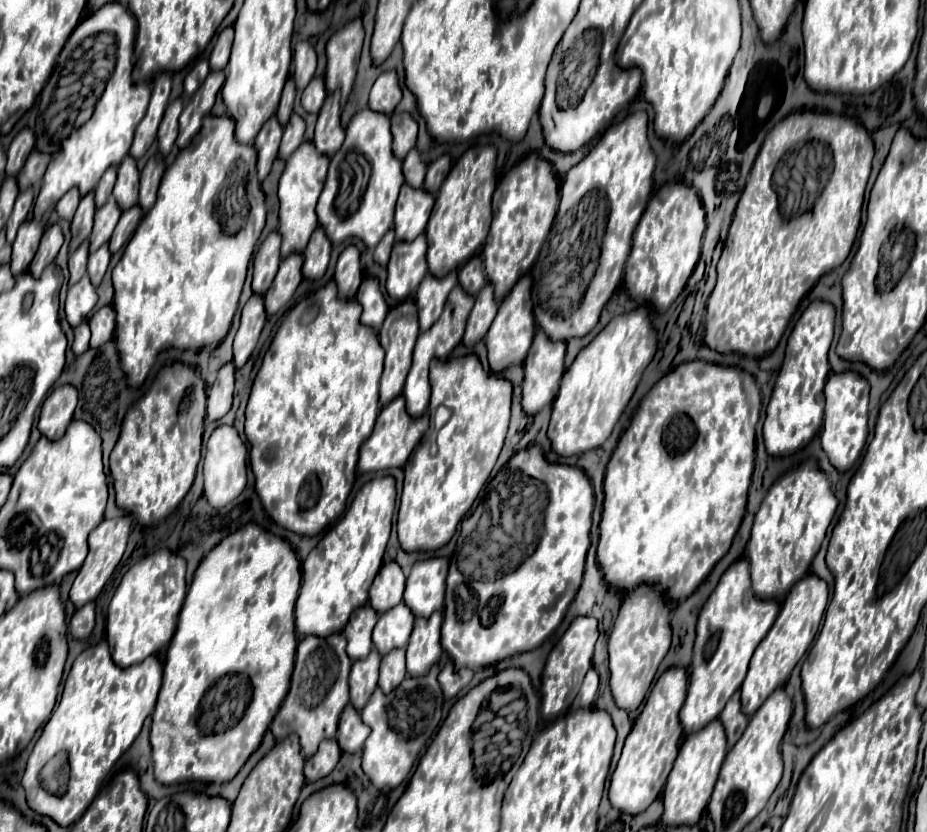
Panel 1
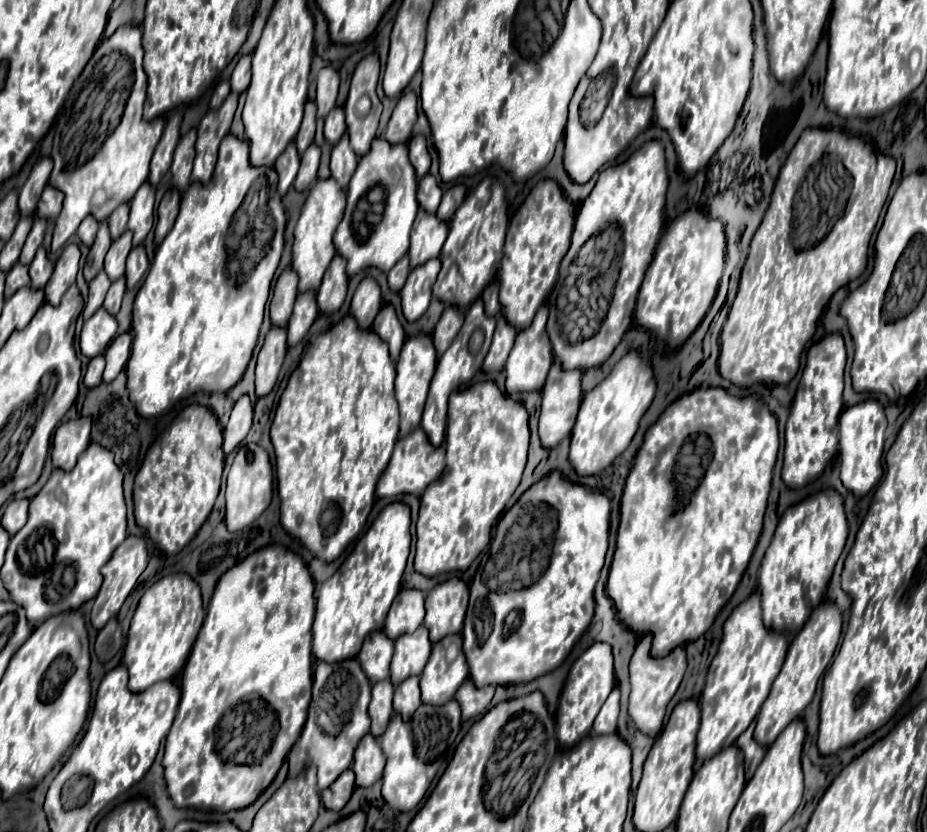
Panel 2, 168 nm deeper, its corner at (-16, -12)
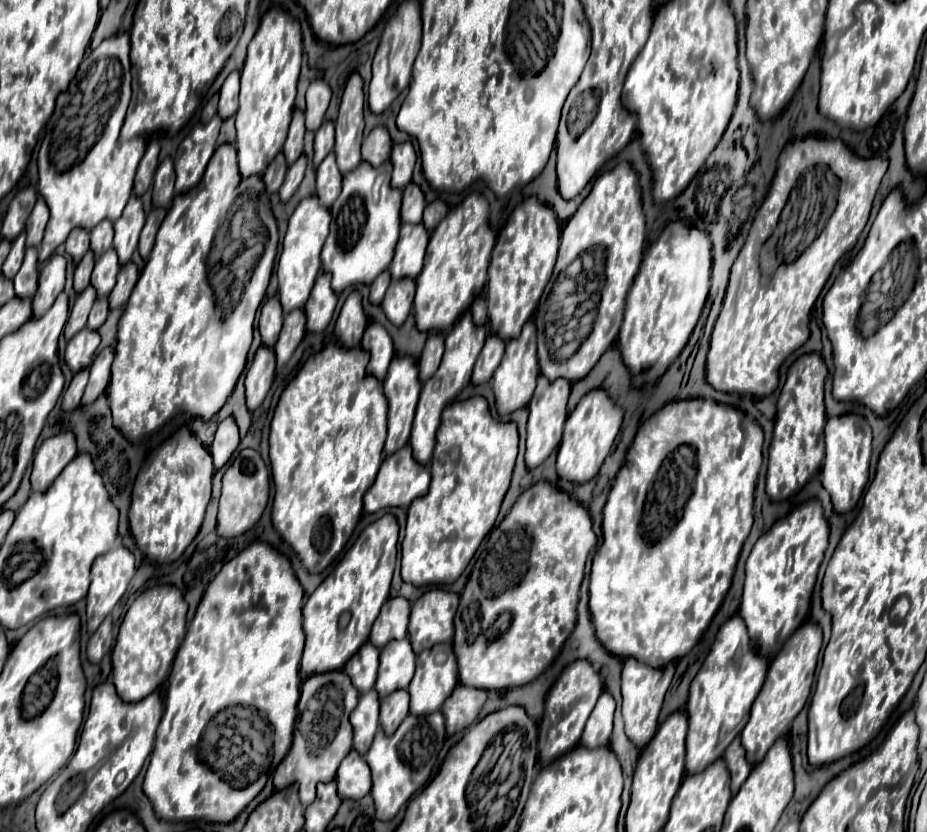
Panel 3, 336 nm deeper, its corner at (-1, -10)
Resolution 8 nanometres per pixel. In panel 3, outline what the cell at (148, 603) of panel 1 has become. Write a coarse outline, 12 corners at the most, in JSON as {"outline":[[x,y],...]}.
{"outline":[[173,585],[137,595],[111,653],[123,701],[153,693],[185,637]]}

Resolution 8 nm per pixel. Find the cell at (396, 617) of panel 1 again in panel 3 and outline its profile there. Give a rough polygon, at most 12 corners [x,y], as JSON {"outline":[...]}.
{"outline":[[409,637],[381,649],[375,683],[383,699],[415,671]]}

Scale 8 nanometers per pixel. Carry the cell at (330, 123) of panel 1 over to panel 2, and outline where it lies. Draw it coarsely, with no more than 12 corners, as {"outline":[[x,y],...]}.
{"outline":[[348,135],[332,151],[330,171],[346,191],[358,157]]}

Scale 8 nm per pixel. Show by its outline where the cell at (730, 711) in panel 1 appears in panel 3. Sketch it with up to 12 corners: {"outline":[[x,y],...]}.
{"outline":[[739,737],[725,749],[731,791],[737,793],[751,765]]}

